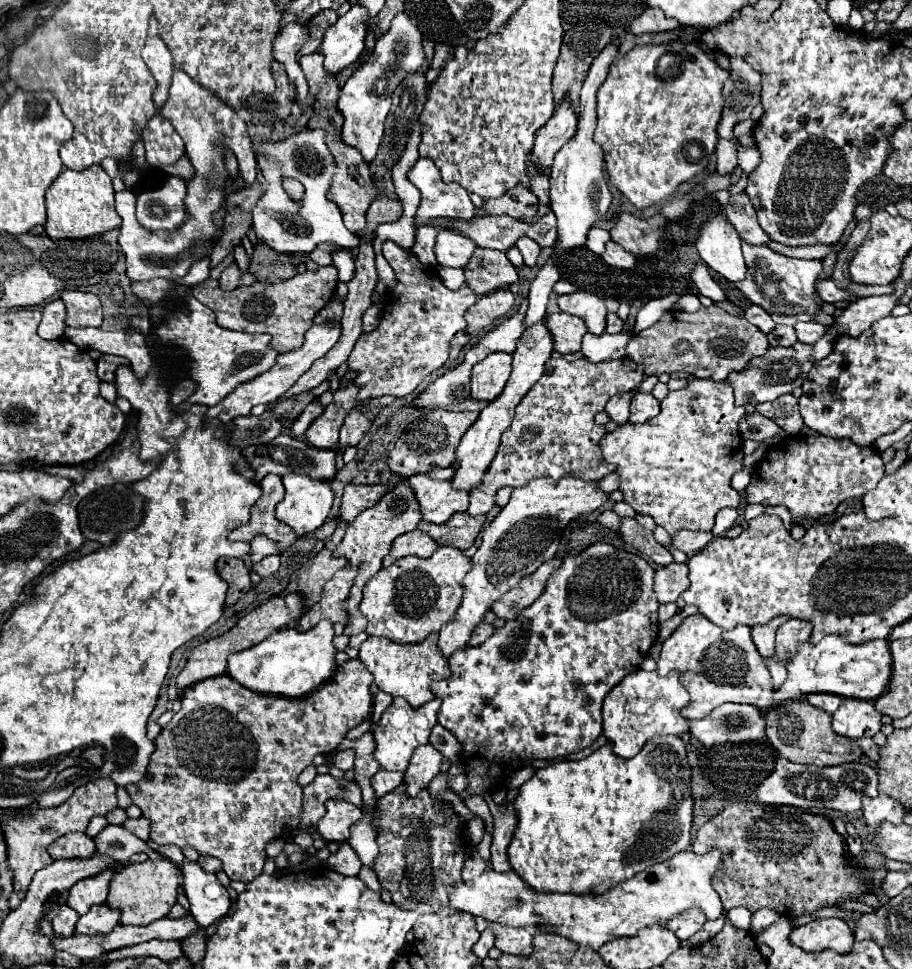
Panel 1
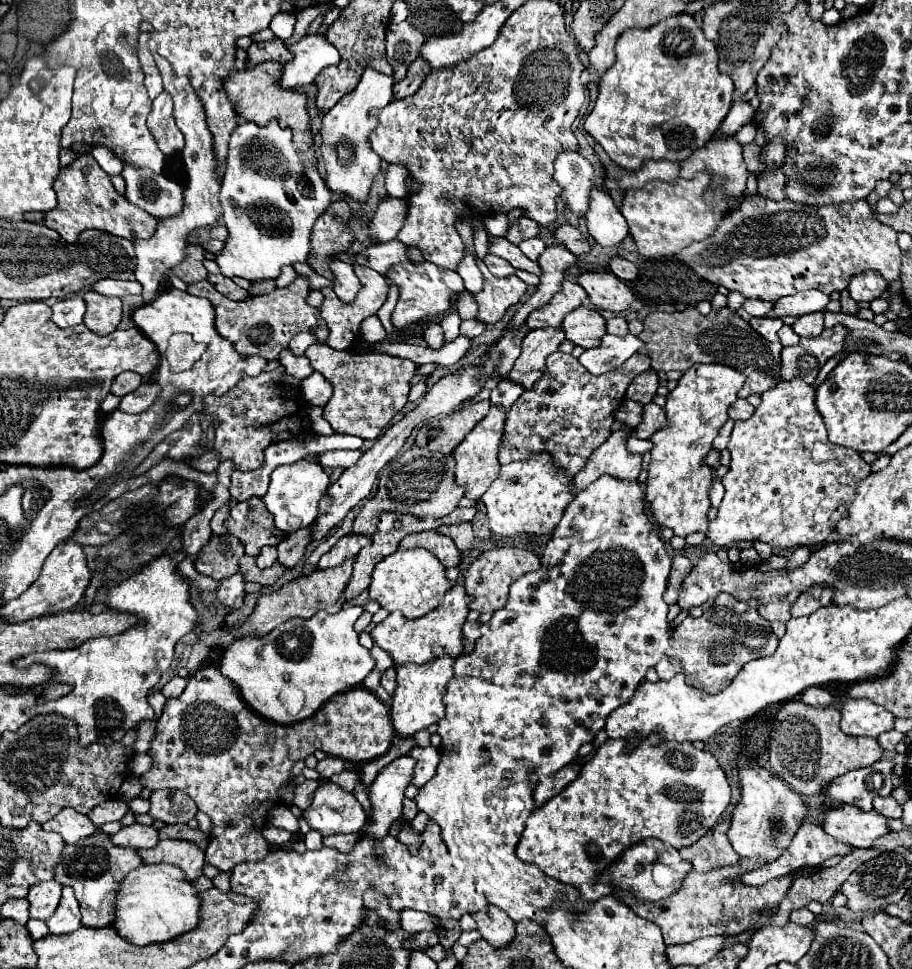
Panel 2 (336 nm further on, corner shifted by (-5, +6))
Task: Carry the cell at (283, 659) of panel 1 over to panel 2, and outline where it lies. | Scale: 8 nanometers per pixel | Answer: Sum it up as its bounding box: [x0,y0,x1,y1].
[219,603,375,725]

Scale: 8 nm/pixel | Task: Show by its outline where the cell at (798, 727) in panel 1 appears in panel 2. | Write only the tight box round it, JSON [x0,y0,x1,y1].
[769,699,883,795]

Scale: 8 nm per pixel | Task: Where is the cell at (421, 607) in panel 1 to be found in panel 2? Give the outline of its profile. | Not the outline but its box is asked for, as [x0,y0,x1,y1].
[369,549,453,619]

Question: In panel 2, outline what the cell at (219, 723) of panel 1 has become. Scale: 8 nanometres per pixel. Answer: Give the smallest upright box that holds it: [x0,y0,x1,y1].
[139,667,395,871]

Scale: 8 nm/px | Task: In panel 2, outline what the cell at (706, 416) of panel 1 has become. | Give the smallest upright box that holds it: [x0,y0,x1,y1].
[645,363,745,537]

